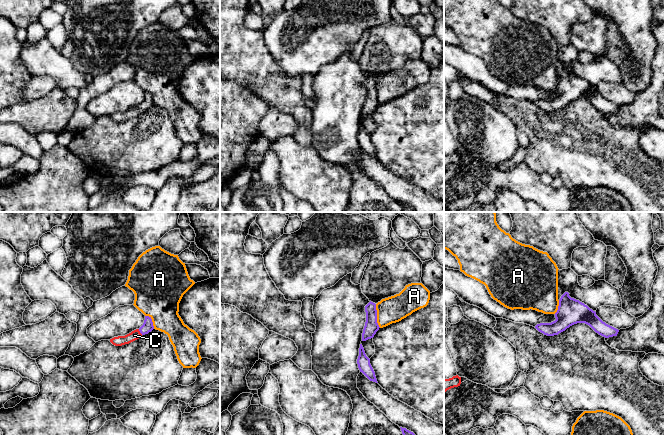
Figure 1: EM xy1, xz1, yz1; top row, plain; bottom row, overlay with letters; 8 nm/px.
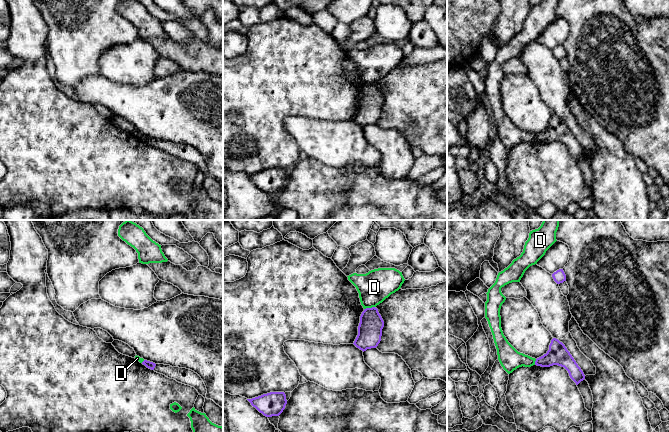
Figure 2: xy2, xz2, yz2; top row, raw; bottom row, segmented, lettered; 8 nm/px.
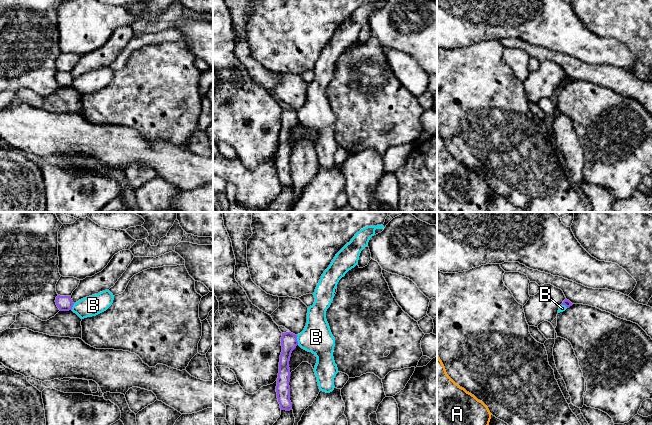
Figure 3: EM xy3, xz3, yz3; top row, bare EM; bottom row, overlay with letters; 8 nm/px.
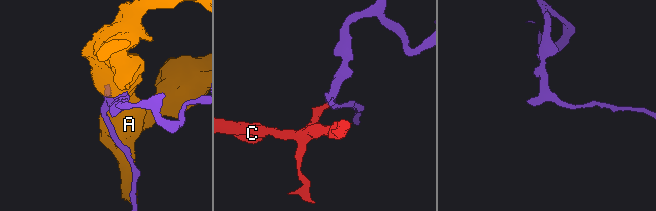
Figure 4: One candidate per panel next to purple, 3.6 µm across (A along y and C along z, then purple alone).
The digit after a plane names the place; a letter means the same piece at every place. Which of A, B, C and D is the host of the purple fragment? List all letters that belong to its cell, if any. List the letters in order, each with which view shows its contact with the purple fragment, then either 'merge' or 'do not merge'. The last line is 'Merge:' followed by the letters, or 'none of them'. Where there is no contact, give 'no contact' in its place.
A: contact in xz1; do not merge
B: contact in xz3; do not merge
C: contact in xy1; merge
D: contact in xz2; do not merge
Merge: C

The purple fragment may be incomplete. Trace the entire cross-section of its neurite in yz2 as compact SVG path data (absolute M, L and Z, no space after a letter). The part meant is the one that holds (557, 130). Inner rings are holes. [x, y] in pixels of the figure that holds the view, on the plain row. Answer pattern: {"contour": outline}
{"contour": "M556 114L551 116L547 129L536 135L535 141L541 143L550 143L553 141L564 143L576 161L585 155L583 147L570 128L565 121Z"}

